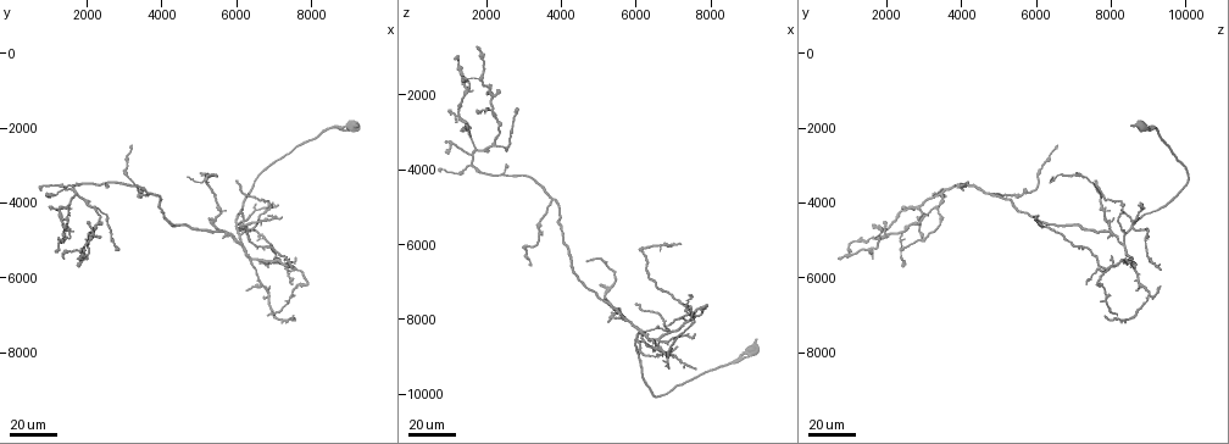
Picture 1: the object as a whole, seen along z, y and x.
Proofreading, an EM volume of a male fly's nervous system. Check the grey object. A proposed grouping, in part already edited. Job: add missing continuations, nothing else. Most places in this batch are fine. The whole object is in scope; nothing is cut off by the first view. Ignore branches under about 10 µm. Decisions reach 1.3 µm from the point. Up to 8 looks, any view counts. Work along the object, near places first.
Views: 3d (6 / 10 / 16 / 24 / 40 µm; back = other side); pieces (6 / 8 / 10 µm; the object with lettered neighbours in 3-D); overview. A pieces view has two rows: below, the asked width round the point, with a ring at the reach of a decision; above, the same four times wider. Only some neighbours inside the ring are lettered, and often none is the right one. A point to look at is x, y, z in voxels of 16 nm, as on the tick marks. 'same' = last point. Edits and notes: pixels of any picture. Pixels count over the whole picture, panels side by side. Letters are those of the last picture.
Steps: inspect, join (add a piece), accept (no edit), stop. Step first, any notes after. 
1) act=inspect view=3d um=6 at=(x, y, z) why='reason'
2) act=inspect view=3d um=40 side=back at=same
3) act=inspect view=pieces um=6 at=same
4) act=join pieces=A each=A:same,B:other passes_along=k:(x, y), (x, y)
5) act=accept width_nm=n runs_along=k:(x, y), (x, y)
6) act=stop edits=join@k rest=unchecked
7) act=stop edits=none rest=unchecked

act=inspect view=3d um=40 at=(7450, 6150, 7350) why='tapers out'

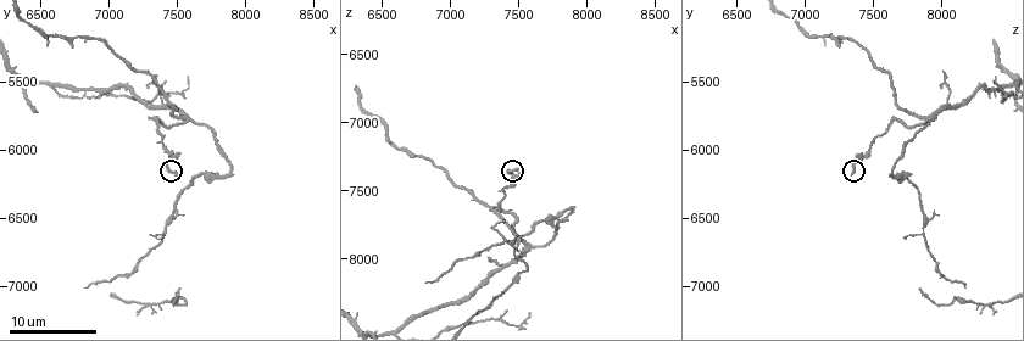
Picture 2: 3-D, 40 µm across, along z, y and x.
act=inspect view=pieces um=8 at=(7480, 6160, 7340) why='see the neighbours'

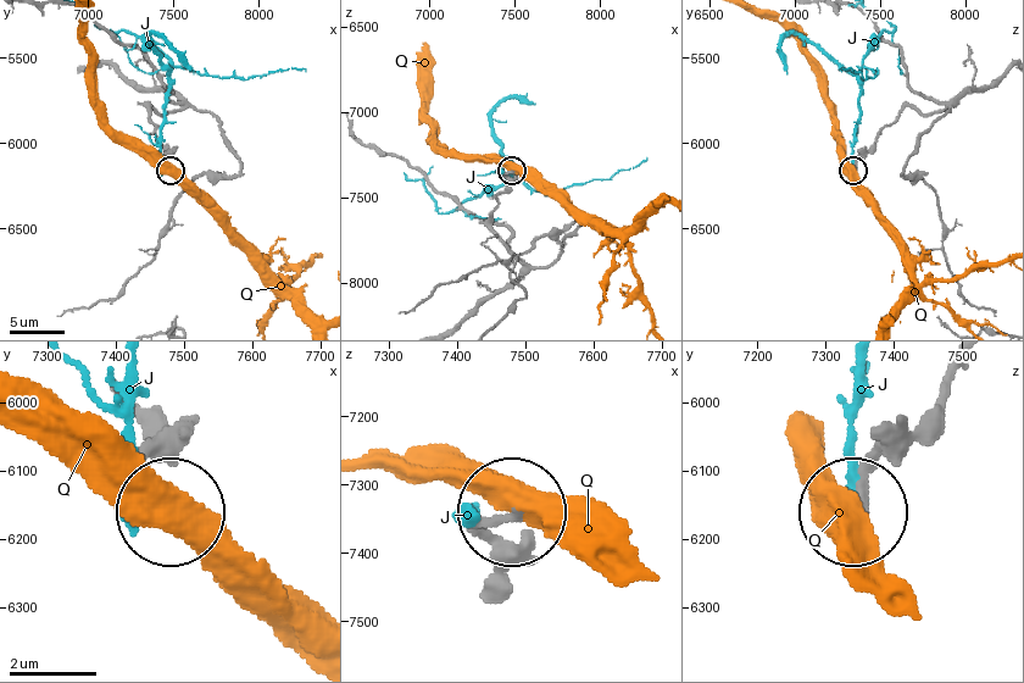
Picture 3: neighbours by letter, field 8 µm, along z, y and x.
act=accept each=J:other,Q:other runs_along=3:(477, 309), (522, 266), (491, 225), (510, 171) found='none of them fits'

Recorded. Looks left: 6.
act=inspect view=pieces um=6 at=(7500, 7040, 7840) why='end of a long branch'

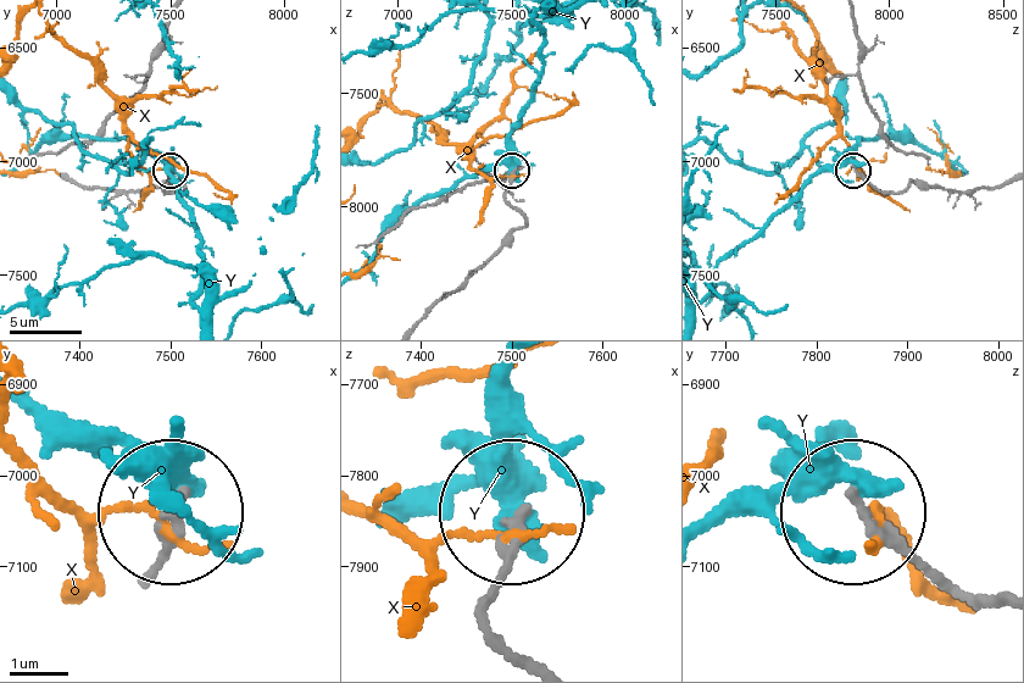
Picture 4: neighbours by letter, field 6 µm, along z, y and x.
act=accept each=X:other,Y:other runs_along=4:(995, 606), (922, 577), (855, 510) found='no lettered piece goes on from it'

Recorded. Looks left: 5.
act=inspect view=3d um=24 at=(6250, 6400, 8650) why='an open end'

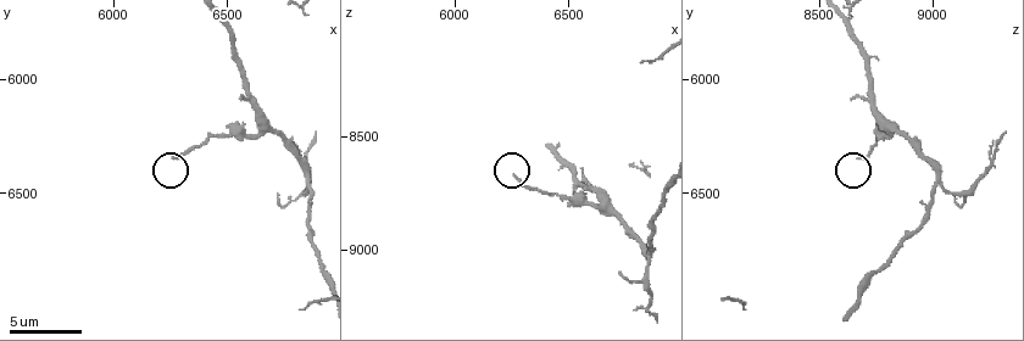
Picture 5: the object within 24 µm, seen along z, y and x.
act=inspect view=pieces um=10 at=(6280, 6330, 8690)

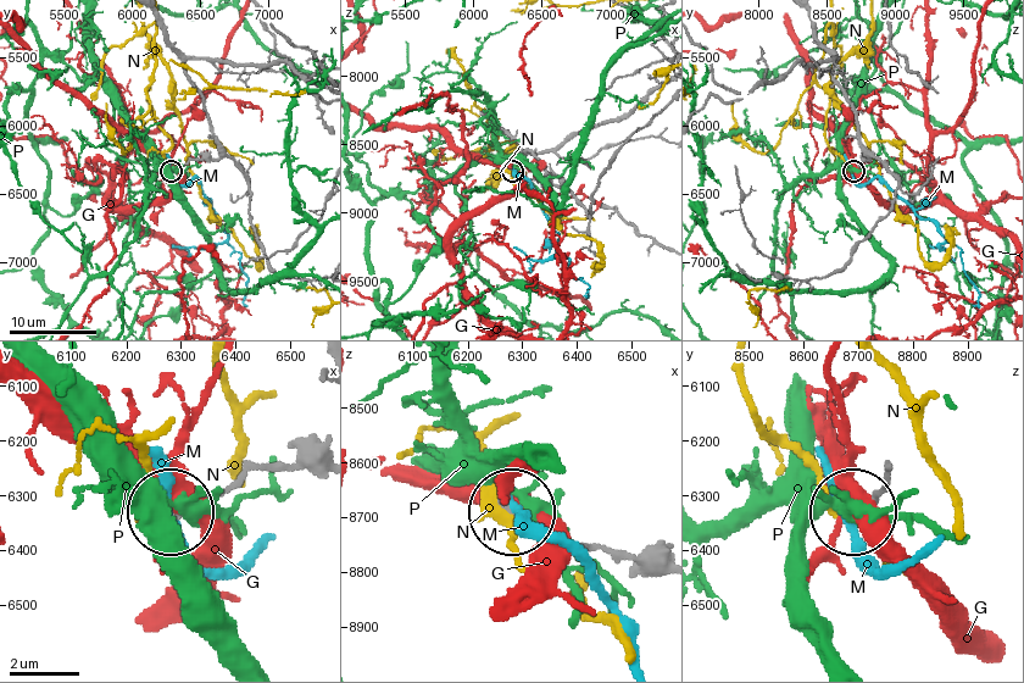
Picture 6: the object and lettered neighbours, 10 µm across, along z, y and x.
act=accept each=G:other,M:other,N:other,P:other found='none of them fits'

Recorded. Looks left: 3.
act=inspect view=3d um=24 at=(1800, 5550, 750) why='branch stops here'

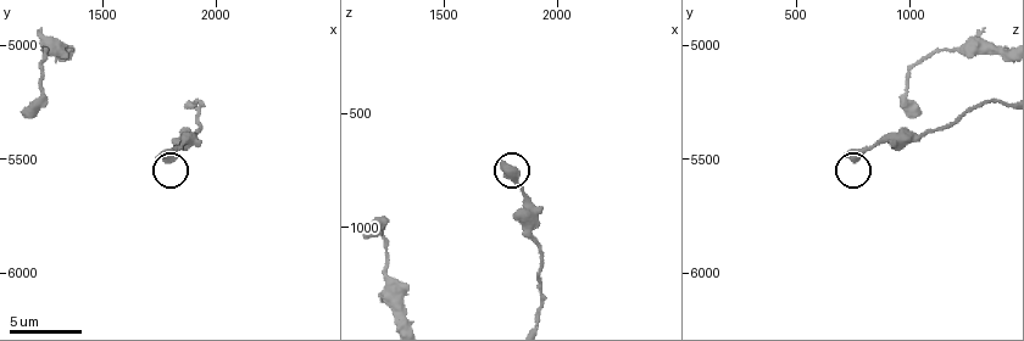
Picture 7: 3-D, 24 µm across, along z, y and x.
act=inspect view=pieces um=10 at=(1750, 5490, 710) why='what lies round it'

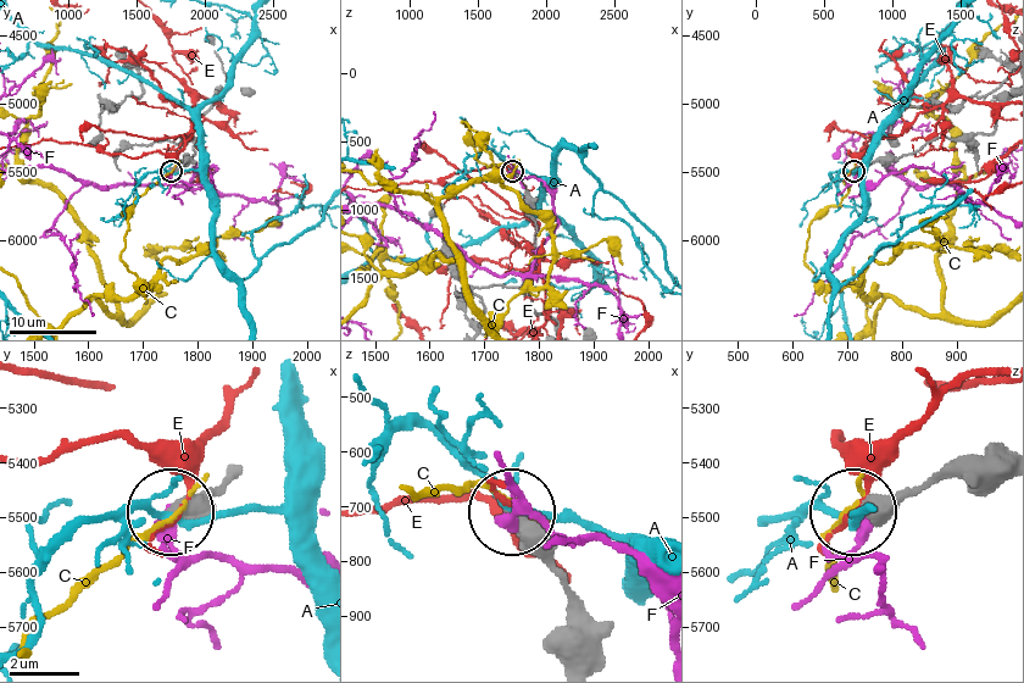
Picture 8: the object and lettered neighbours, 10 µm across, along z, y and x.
act=accept each=A:other,C:other,E:other,F:other runs_along=8:(231, 471), (172, 512) found='none of them fits'

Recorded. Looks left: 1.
act=stop edits=none rest=unchecked

